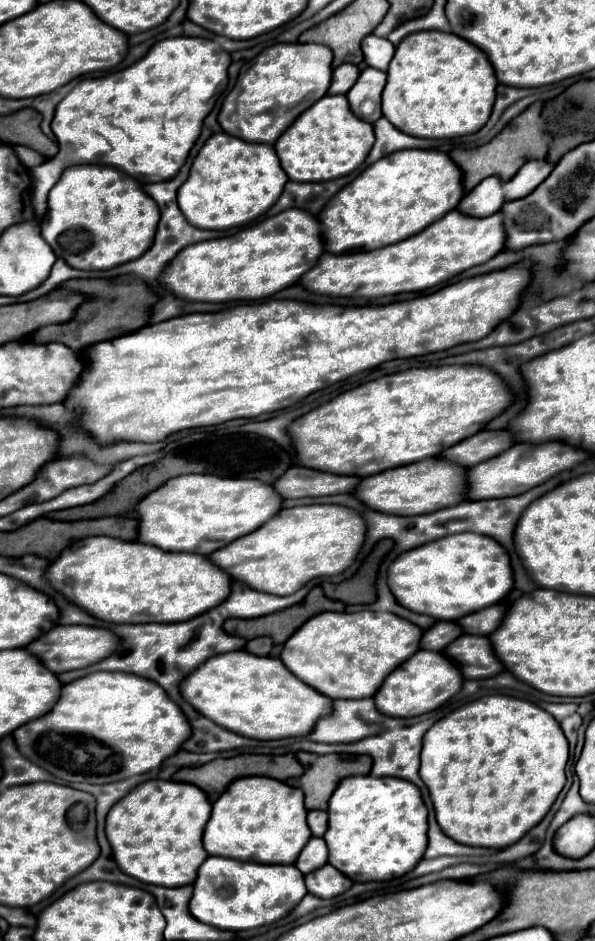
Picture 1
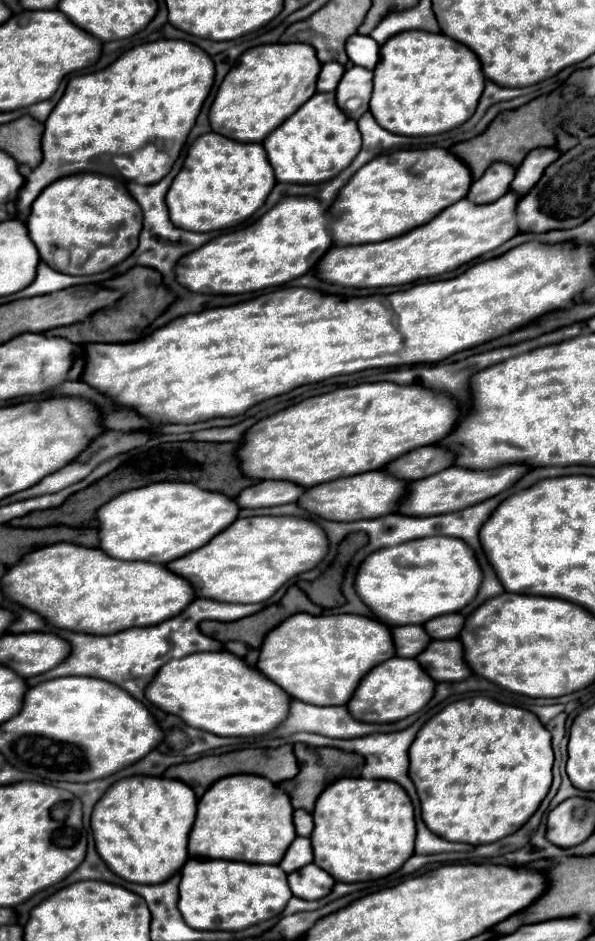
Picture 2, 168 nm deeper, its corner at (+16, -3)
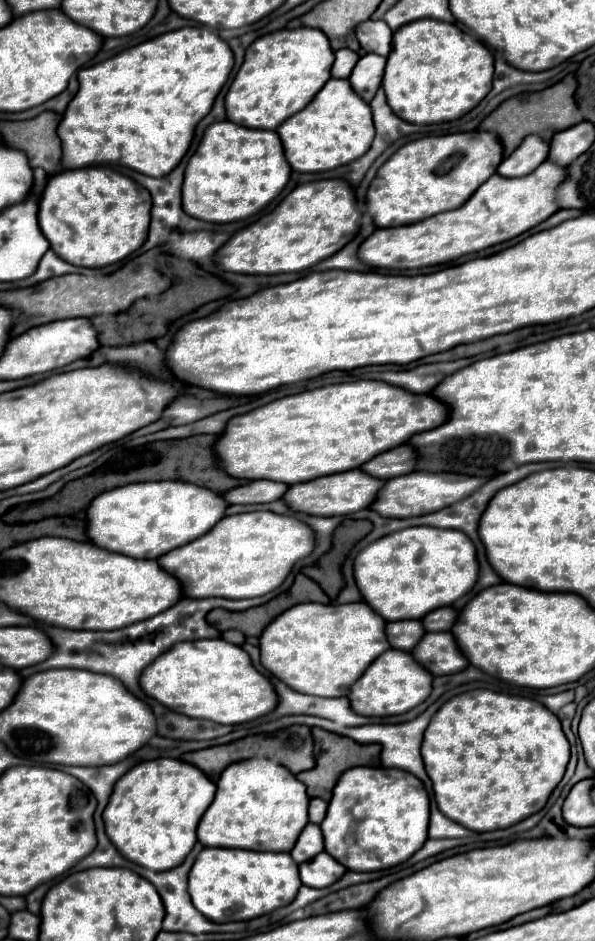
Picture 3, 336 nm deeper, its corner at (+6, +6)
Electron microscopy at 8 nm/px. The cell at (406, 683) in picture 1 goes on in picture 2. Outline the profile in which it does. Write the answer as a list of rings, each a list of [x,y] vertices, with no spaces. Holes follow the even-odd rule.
[[[392,657],[388,663],[374,667],[356,687],[352,699],[348,701],[348,711],[354,719],[366,723],[394,723],[416,711],[420,711],[434,695],[434,681],[428,679],[426,671],[416,663],[416,659]]]

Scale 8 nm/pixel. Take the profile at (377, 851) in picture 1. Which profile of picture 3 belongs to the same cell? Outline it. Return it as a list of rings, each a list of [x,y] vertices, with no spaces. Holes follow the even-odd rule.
[[[358,766],[346,770],[320,824],[326,852],[348,870],[374,872],[406,862],[428,838],[428,794],[414,774]]]

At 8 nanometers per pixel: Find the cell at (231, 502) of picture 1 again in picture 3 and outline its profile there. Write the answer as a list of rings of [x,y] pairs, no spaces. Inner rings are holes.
[[[180,480],[138,482],[96,496],[88,508],[88,536],[96,546],[116,550],[132,558],[156,560],[210,532],[230,504],[216,492]]]

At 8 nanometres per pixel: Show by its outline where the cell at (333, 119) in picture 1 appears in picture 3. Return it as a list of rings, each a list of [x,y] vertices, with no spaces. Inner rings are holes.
[[[330,78],[314,100],[278,126],[284,156],[296,172],[326,172],[360,158],[372,144],[374,124],[370,106],[354,94],[348,80]]]

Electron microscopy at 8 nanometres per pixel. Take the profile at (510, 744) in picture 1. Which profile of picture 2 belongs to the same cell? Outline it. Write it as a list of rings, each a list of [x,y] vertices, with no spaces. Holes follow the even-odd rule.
[[[486,697],[460,699],[422,725],[410,747],[410,779],[416,785],[422,819],[428,829],[448,841],[470,845],[494,843],[516,833],[540,807],[552,785],[552,735],[526,709],[502,705]]]

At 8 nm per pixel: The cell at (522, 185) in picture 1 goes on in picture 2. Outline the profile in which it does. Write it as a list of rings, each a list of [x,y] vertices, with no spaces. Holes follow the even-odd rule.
[[[538,147],[538,149],[530,151],[516,171],[512,191],[520,193],[520,195],[526,195],[534,187],[534,183],[540,181],[540,175],[544,173],[544,169],[550,163],[554,163],[560,155],[562,153],[556,151],[556,147]]]

